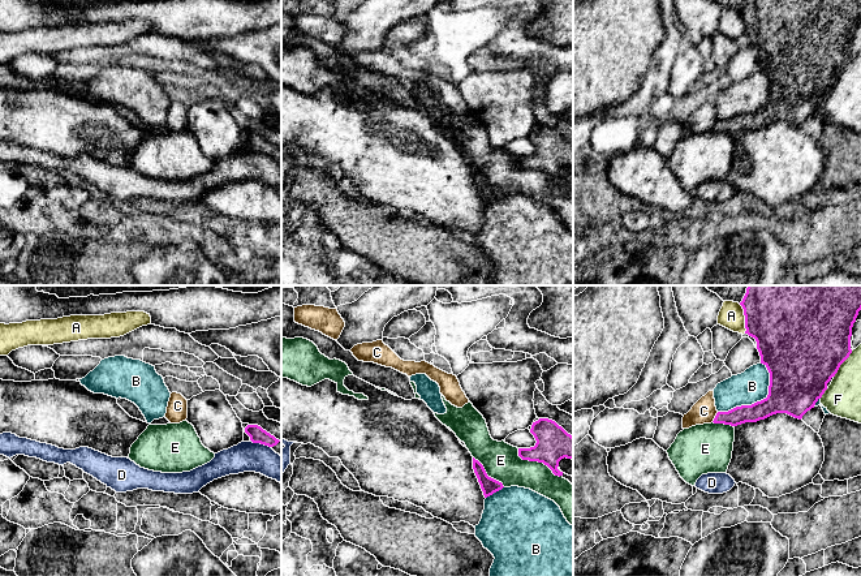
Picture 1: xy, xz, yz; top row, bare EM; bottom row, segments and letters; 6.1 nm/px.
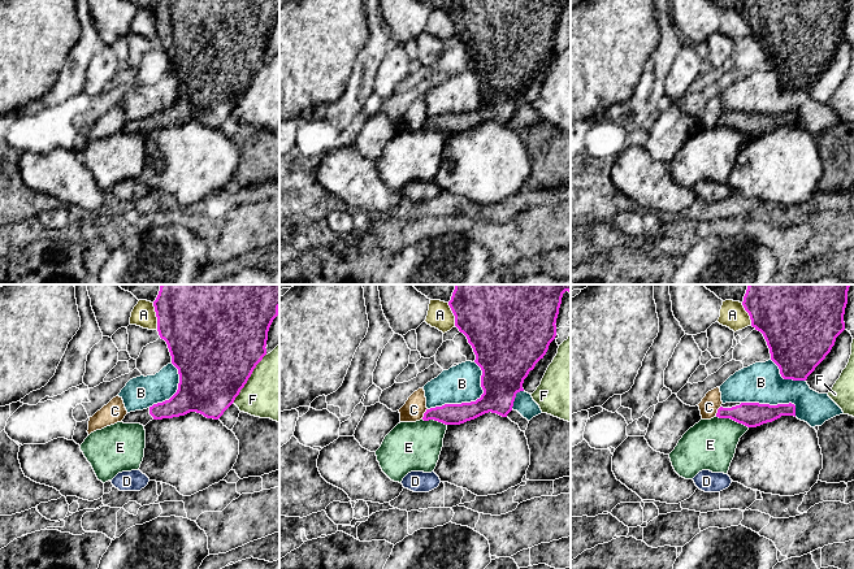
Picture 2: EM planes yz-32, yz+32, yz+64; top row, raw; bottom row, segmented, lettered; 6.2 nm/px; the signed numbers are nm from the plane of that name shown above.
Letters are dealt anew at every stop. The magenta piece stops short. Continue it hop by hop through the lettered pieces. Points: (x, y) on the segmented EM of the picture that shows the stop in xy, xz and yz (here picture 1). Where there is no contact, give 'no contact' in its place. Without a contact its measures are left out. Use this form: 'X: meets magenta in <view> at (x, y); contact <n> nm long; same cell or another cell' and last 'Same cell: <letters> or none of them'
A: meets magenta in yz at (745, 318); contact 190 nm long; another cell
B: meets magenta in yz at (758, 402); contact 420 nm long; another cell
C: meets magenta in yz at (715, 417); contact 80 nm long; another cell
D: meets magenta in xy at (261, 443); contact 130 nm long; another cell
E: meets magenta in xz at (537, 460); contact 320 nm long; another cell
F: meets magenta in yz at (842, 362); contact 200 nm long; another cell
Same cell: none of them

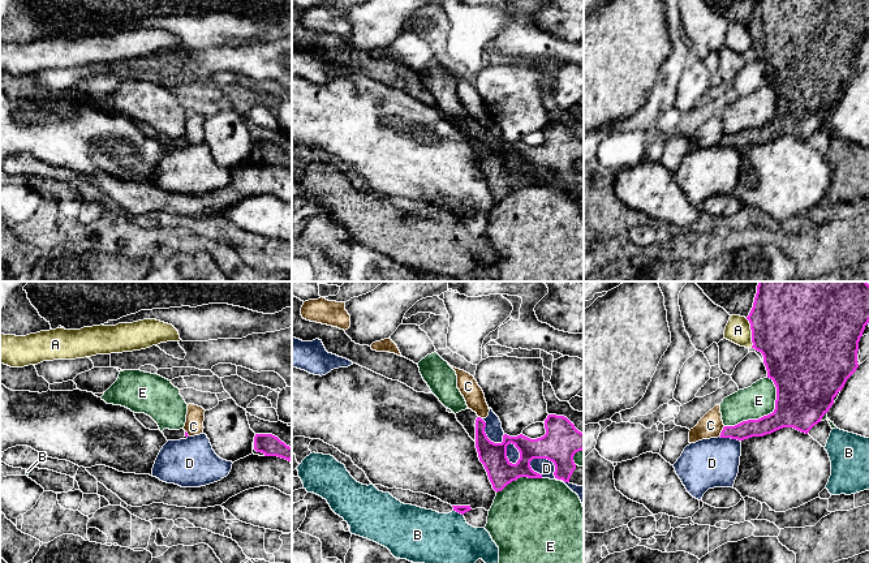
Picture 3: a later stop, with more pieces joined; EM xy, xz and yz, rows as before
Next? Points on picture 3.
A: meets magenta in yz at (752, 332); contact 190 nm long; another cell
B: meets magenta in xz at (459, 512); contact 70 nm long; another cell
C: meets magenta in yz at (722, 432); contact 80 nm long; another cell
D: meets magenta in xz at (554, 464); contact 280 nm long; another cell
E: meets magenta in yz at (765, 416); contact 420 nm long; another cell
Same cell: none of them

